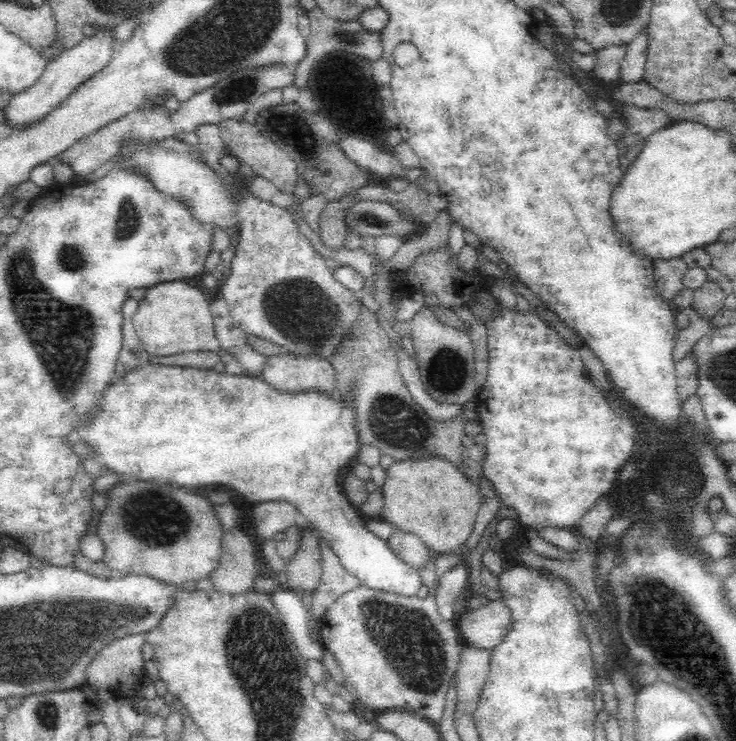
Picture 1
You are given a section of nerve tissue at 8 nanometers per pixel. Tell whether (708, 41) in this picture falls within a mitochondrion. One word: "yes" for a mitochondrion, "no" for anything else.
no

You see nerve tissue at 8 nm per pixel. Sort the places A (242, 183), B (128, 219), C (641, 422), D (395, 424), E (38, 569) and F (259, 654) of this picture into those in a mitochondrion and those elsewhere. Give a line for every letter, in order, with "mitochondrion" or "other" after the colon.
A: other
B: mitochondrion
C: other
D: mitochondrion
E: other
F: mitochondrion

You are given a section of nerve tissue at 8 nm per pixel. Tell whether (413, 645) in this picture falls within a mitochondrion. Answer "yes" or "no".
yes

